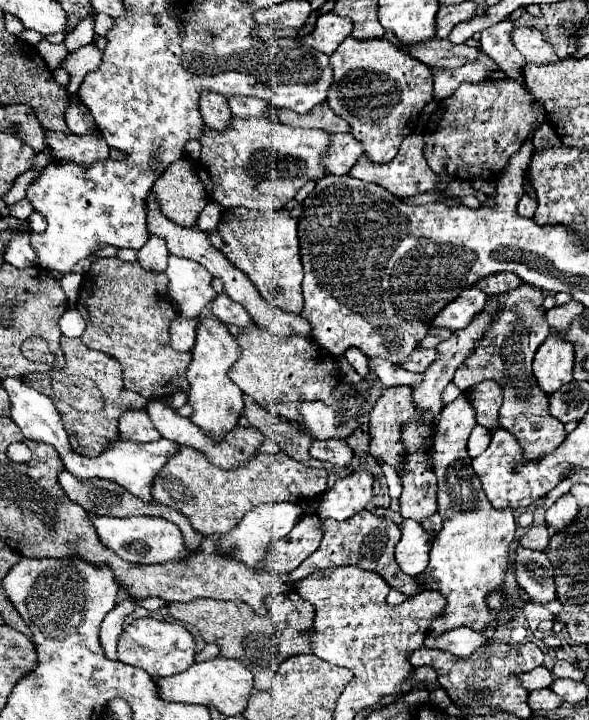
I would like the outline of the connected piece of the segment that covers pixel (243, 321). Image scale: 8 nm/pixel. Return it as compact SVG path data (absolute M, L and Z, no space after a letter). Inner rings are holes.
M217 294L217 298L211 302L211 312L217 320L225 324L237 324L237 326L251 324L251 316L247 314L247 310L237 302L229 300L227 294Z

